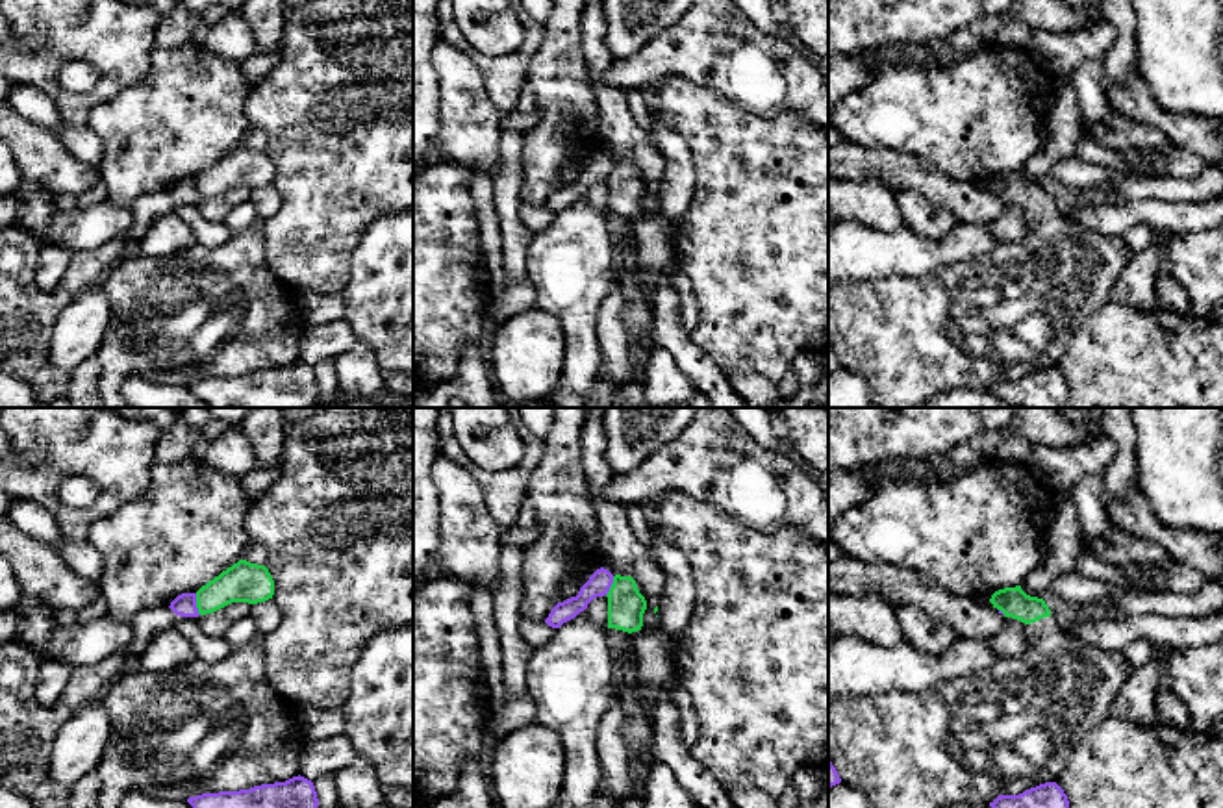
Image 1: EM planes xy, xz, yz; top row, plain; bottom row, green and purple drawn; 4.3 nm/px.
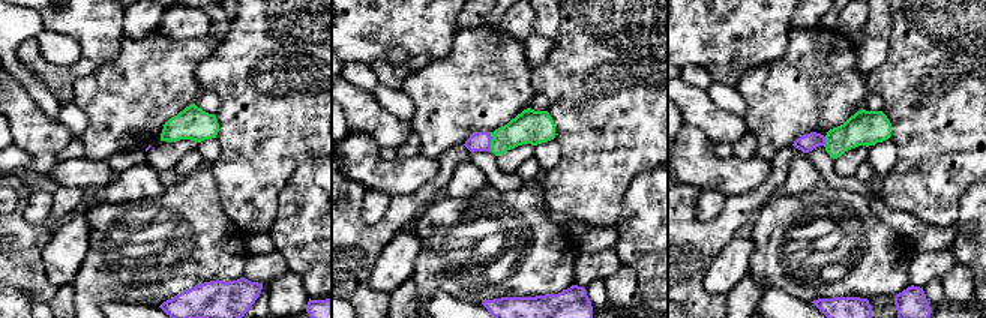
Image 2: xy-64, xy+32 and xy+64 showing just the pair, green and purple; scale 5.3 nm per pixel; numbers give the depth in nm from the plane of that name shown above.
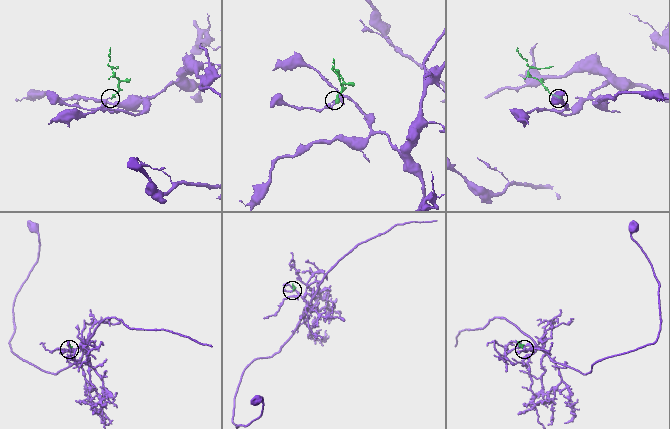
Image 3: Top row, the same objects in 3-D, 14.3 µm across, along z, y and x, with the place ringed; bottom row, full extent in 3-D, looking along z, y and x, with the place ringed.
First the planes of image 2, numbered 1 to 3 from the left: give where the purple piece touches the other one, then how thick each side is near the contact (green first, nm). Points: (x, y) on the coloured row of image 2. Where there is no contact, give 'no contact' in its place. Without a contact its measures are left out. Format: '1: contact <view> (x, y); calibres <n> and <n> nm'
1: no contact
2: contact xy+32 (491, 141); calibres 180 and 110 nm
3: contact xy+64 (826, 141); calibres 190 and 90 nm

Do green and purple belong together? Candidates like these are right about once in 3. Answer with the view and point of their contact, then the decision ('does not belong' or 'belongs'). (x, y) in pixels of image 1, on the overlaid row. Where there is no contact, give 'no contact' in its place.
contact xy (197, 605); does not belong

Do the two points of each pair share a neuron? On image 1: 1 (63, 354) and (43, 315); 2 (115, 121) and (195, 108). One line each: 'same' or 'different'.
1: different
2: same

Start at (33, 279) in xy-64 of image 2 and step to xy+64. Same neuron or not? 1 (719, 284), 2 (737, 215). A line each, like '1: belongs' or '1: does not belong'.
1: does not belong
2: belongs

